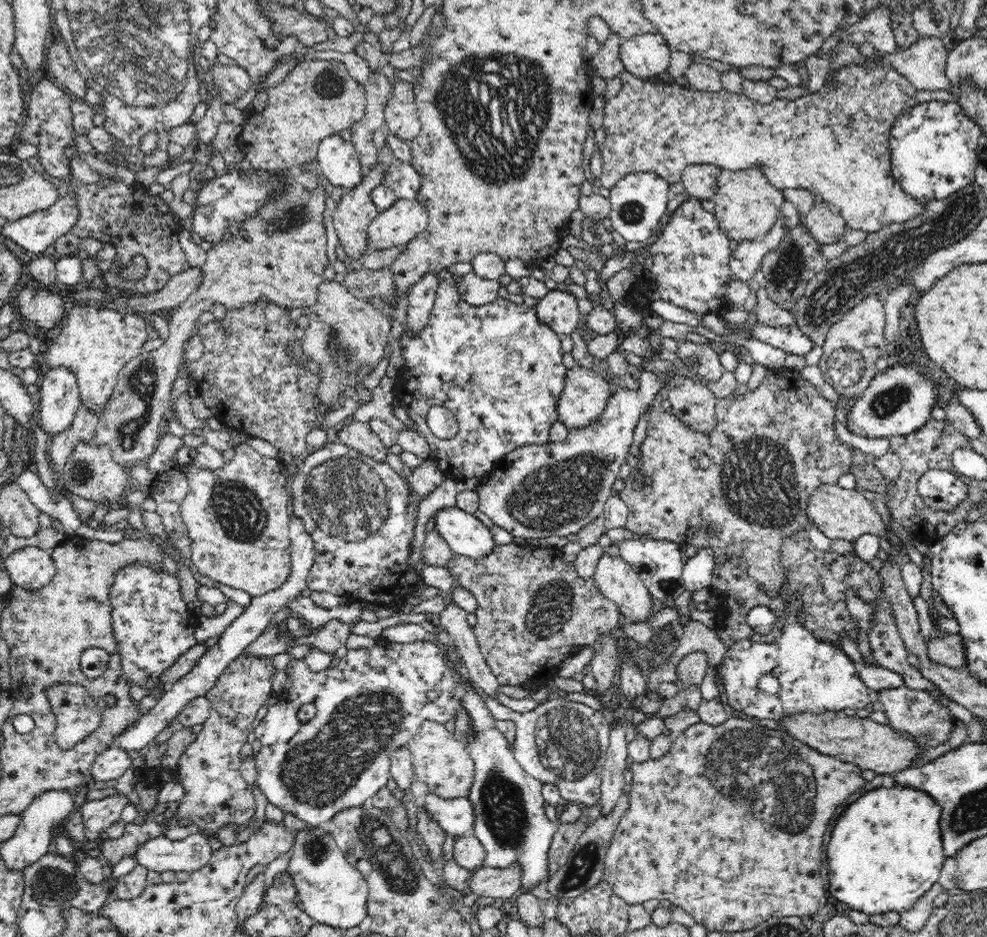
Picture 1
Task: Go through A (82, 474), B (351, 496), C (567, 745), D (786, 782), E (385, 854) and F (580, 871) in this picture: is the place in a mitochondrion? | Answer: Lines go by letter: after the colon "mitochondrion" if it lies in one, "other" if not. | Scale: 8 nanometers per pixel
A: mitochondrion
B: mitochondrion
C: mitochondrion
D: mitochondrion
E: mitochondrion
F: mitochondrion

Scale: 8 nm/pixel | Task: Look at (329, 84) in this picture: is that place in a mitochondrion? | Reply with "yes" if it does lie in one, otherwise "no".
yes

